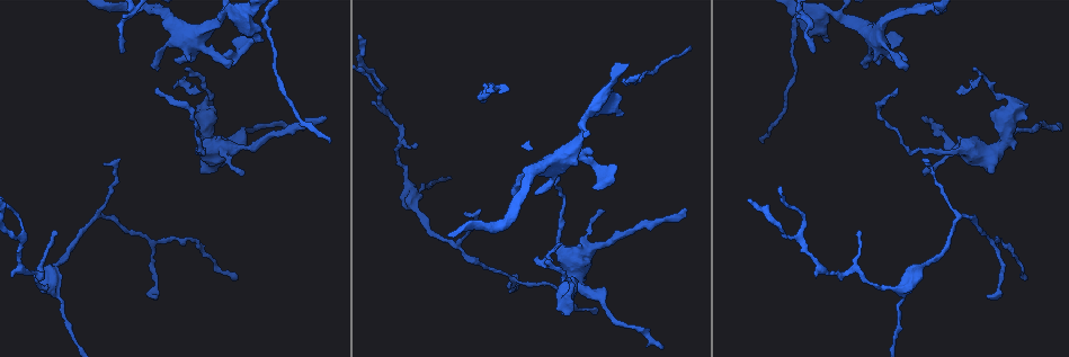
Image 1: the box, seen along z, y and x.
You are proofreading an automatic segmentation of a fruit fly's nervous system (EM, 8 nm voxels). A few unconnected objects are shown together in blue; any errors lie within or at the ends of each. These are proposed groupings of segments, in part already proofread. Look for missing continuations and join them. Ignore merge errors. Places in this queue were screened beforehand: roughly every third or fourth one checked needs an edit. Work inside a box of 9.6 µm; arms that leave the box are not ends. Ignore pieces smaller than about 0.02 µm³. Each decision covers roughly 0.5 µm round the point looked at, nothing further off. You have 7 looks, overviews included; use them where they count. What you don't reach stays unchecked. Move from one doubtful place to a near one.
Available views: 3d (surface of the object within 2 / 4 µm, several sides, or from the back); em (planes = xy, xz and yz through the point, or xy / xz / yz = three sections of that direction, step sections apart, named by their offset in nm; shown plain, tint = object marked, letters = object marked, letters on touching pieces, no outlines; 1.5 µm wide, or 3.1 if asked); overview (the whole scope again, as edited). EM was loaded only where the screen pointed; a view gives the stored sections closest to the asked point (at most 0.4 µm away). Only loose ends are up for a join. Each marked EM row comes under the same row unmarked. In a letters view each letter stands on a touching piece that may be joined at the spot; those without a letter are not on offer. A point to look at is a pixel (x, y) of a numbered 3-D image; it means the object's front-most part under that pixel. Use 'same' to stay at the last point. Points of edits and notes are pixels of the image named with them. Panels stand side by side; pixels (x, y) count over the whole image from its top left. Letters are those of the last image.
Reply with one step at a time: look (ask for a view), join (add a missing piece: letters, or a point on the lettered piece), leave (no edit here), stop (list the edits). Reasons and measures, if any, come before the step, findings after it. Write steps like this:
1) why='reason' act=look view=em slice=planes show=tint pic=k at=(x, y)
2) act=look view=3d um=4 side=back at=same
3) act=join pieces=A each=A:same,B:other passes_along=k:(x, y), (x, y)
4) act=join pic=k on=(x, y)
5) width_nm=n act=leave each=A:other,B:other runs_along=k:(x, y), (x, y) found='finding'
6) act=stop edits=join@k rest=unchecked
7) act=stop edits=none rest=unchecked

why='free end' act=look view=3d um=4 pic=1 at=(465, 211)

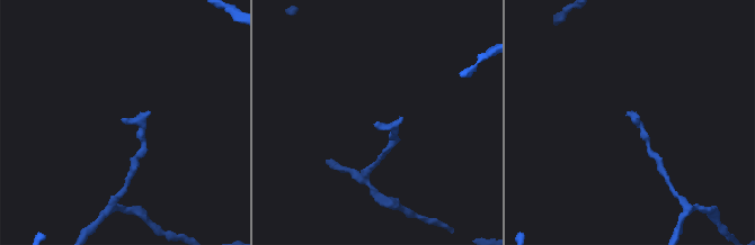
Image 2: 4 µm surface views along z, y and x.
why='now the EM' act=look view=em slice=xy step=4 show=tint pic=2 at=(127, 121)

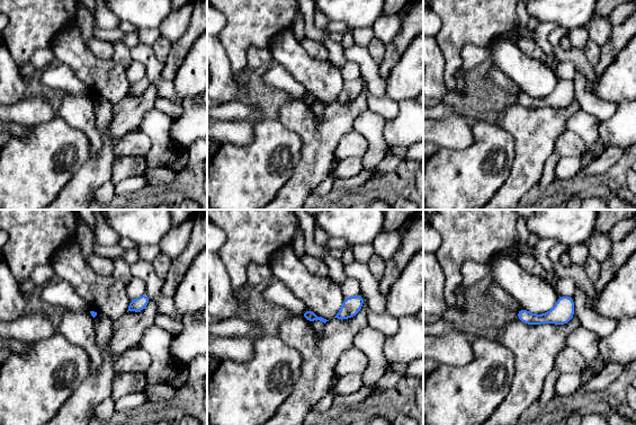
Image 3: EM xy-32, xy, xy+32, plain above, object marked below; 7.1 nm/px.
why='another direction' act=look view=em slice=xz step=8 show=letters at=same

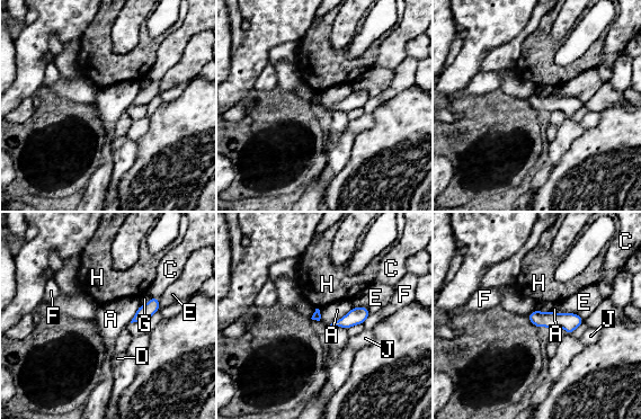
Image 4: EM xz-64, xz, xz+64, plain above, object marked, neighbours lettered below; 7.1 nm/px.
act=join pieces=C each=A:other,C:same,D:other,E:other,F:other,G:other,H:other,J:other passes_along=4:(144, 312), (154, 297), (170, 269) found='the neuron continues'

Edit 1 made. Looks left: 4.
why='free end' act=look view=3d um=4 pic=1 at=(54, 230)

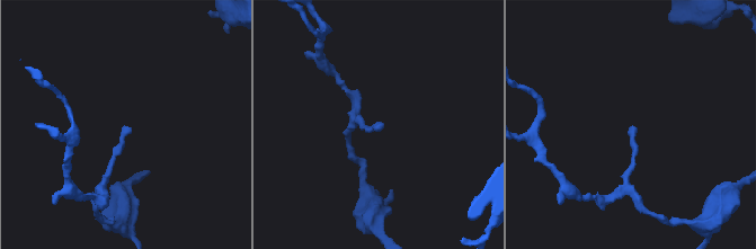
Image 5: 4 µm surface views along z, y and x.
act=look view=em um=3.1 slice=yz step=16 show=tint pic=5 at=(630, 126)

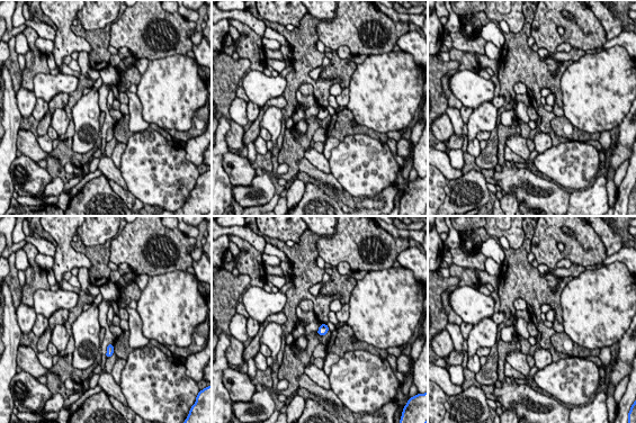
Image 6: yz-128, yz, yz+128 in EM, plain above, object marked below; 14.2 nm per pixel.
act=look view=em um=3.1 slice=planes show=letters at=same

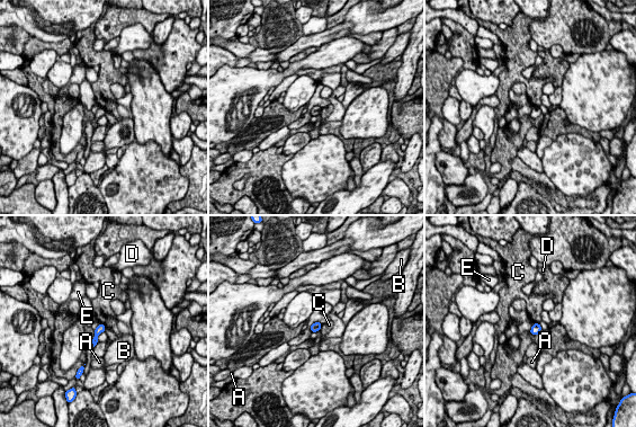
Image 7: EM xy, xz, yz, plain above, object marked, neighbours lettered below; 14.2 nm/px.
longest_contact=E:190nm act=leave each=A:other,B:other,C:other,D:other,E:other border=7:(100, 322), (104, 326) found='none of them fits'

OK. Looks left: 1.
act=stop edits=join@4 rest=unchecked

